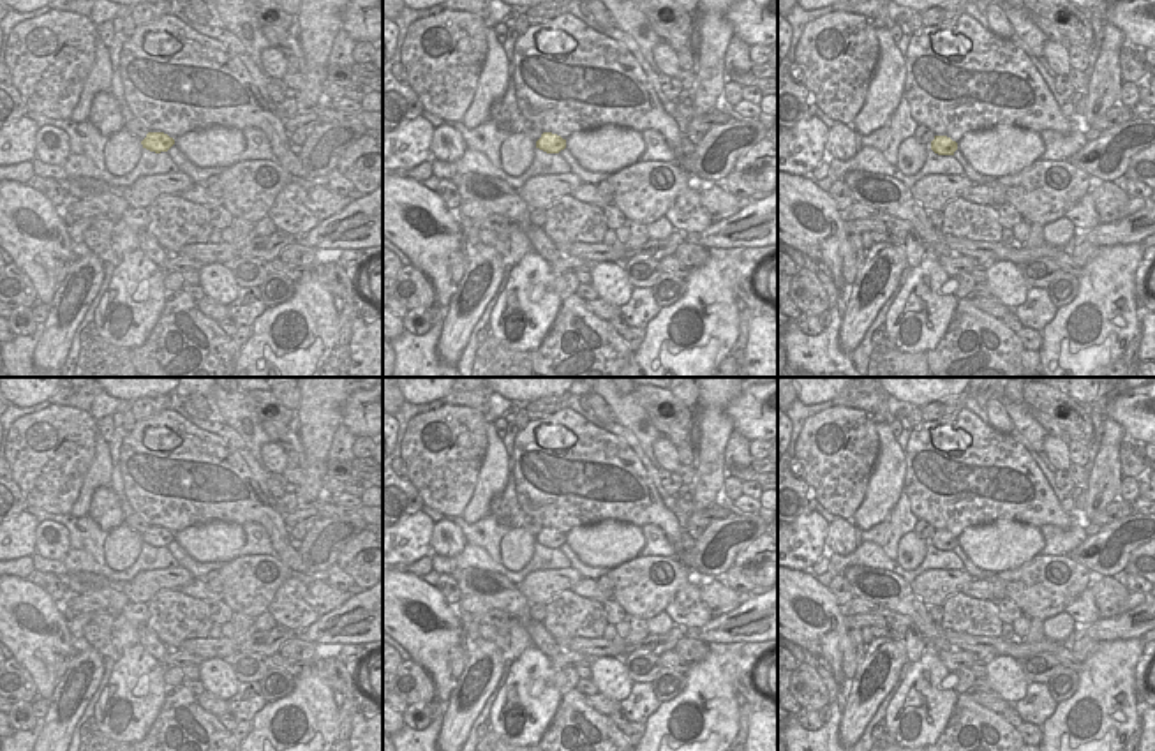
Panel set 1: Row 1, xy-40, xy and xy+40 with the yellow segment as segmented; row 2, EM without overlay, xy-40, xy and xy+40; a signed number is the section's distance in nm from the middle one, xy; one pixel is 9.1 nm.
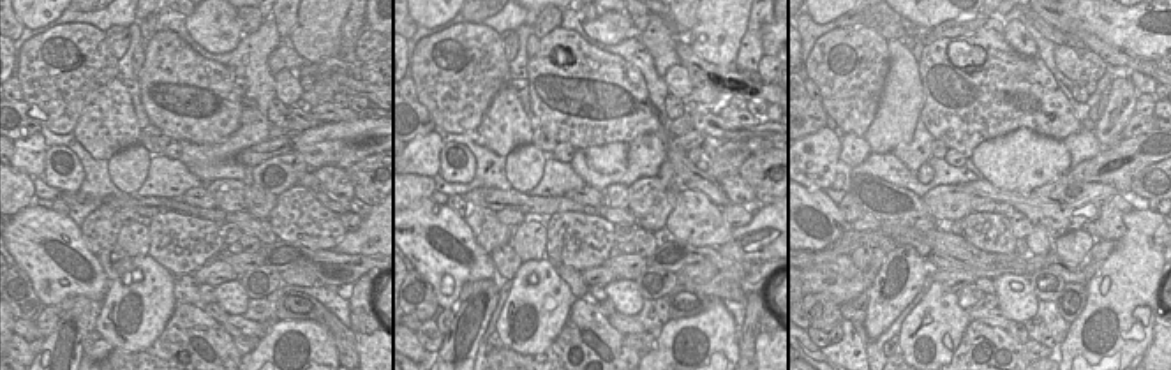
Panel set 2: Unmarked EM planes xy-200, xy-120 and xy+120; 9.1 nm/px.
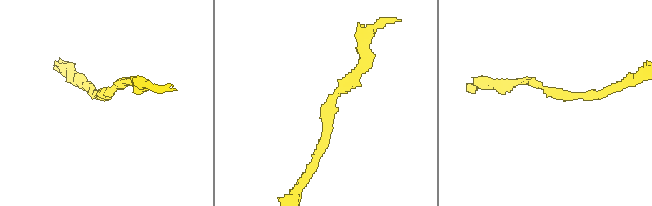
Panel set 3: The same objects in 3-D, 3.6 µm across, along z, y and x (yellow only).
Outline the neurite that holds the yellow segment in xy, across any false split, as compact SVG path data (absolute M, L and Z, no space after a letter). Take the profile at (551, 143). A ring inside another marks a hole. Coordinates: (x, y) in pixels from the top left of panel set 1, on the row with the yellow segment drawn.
M543 132L541 138L536 141L536 148L547 153L559 153L566 148L566 139L552 132Z

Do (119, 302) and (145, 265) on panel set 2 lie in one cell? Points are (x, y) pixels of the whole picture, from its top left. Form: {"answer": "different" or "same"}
{"answer": "same"}

